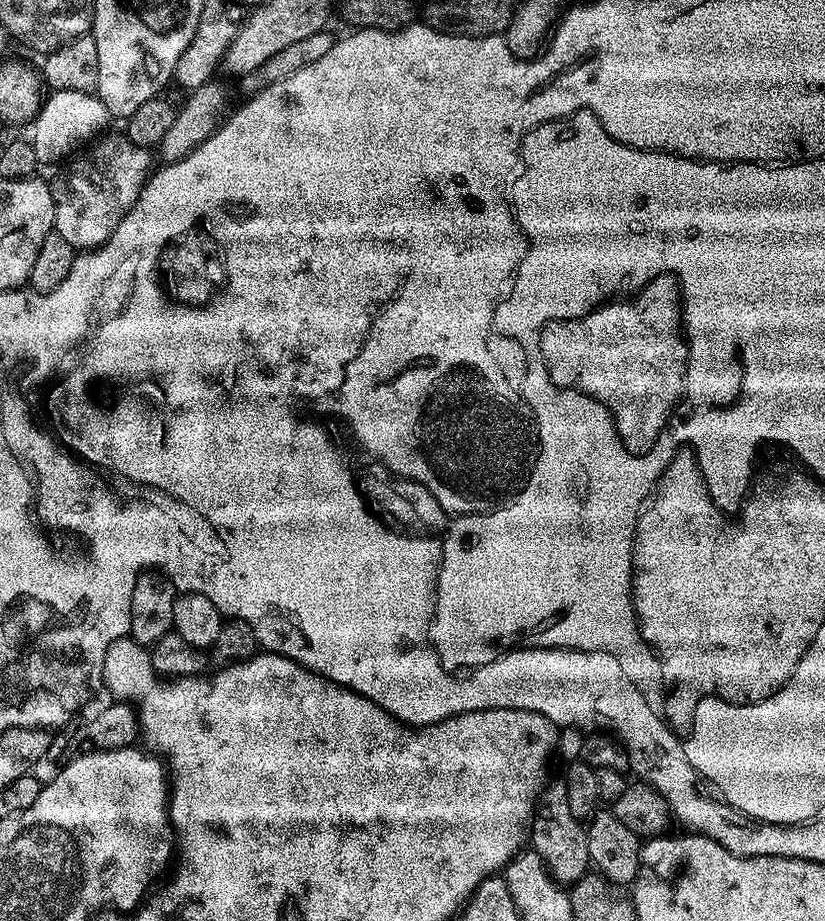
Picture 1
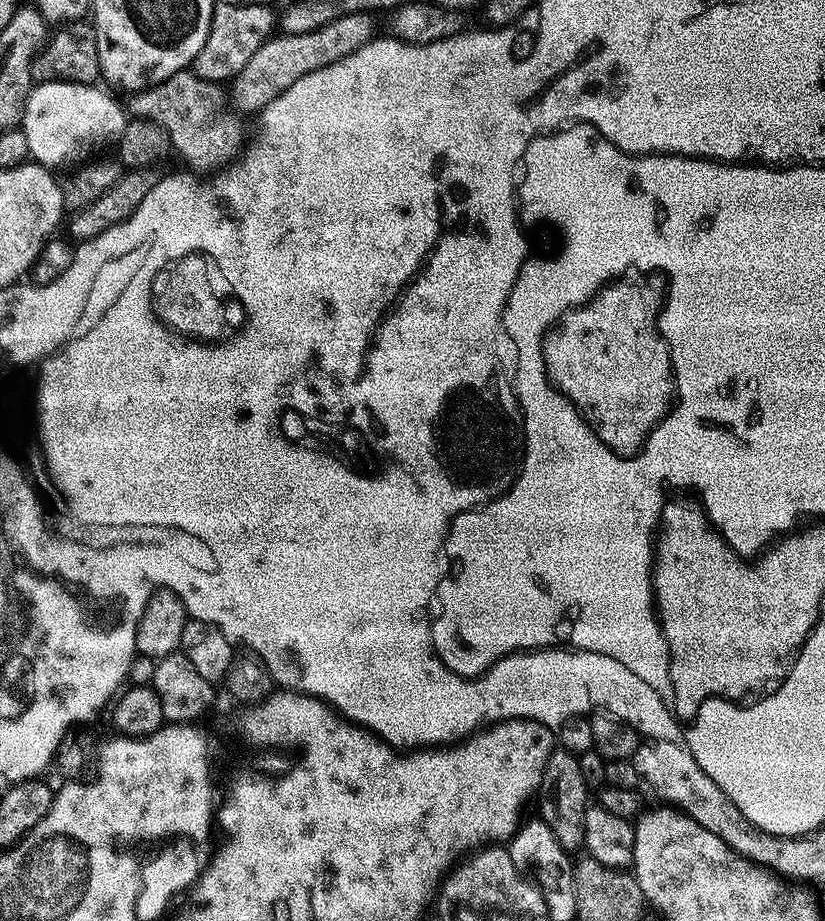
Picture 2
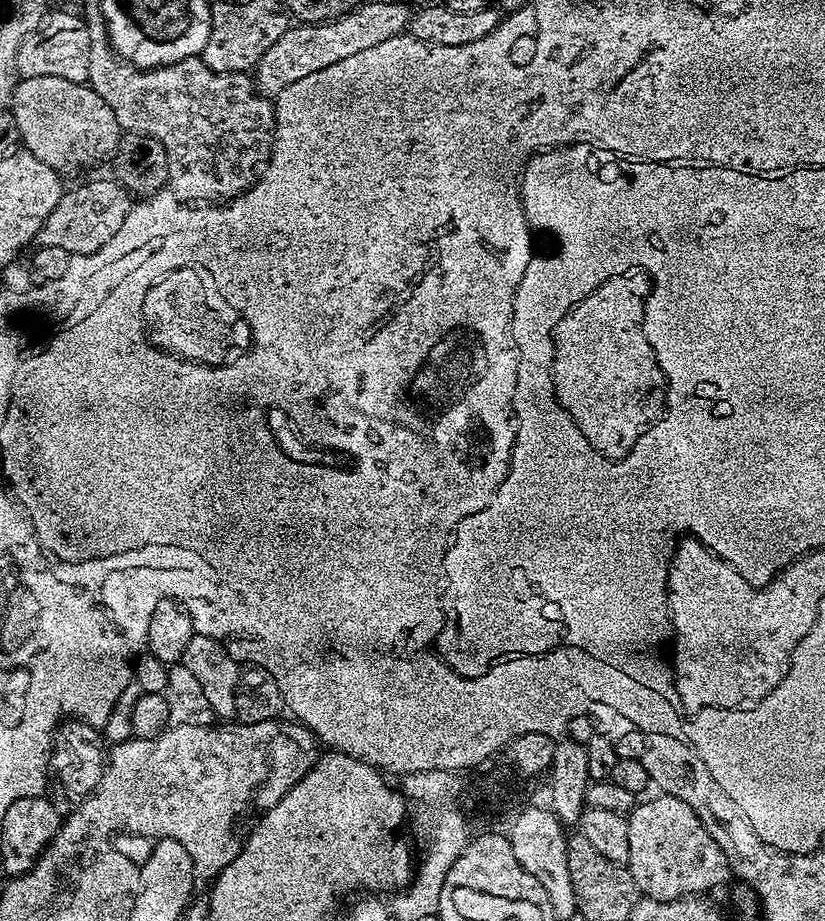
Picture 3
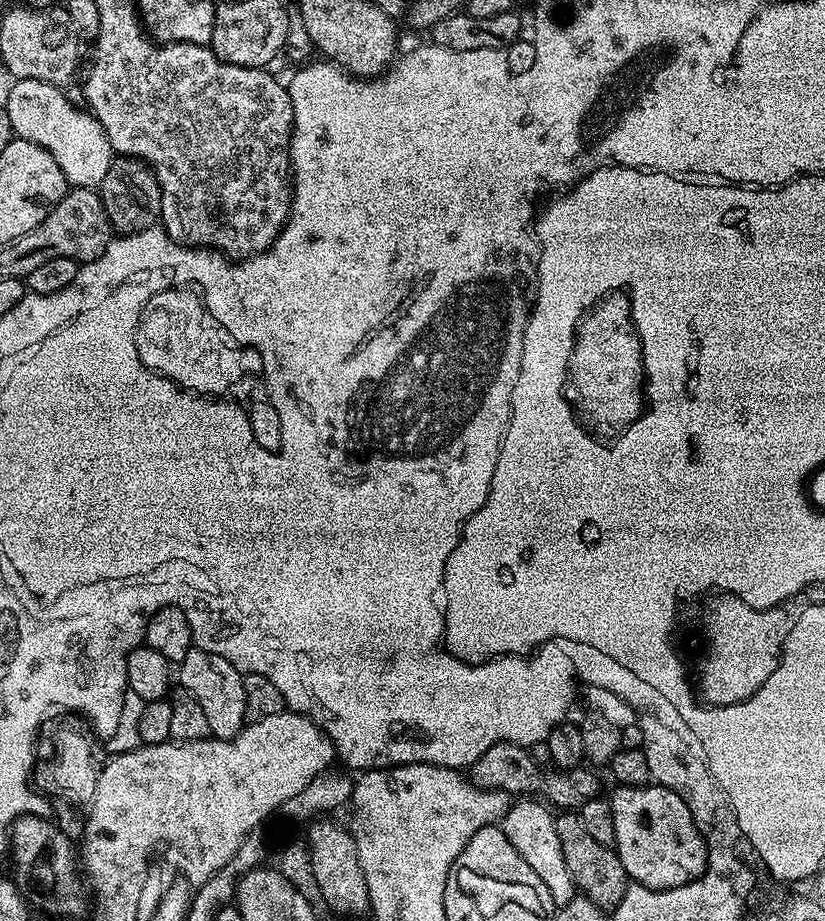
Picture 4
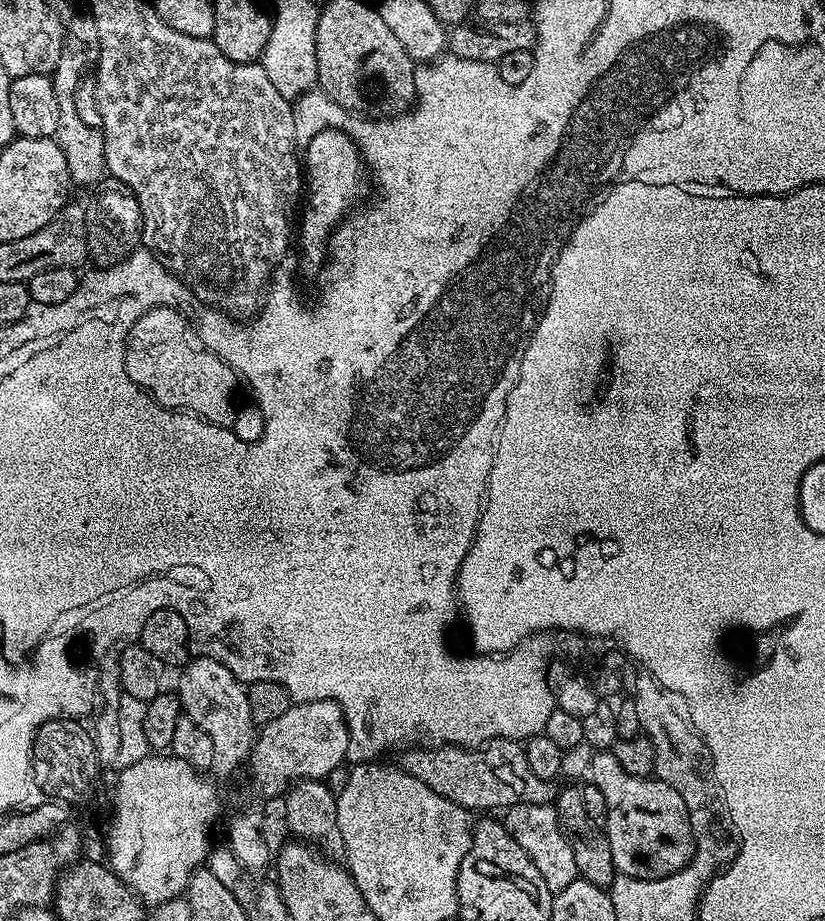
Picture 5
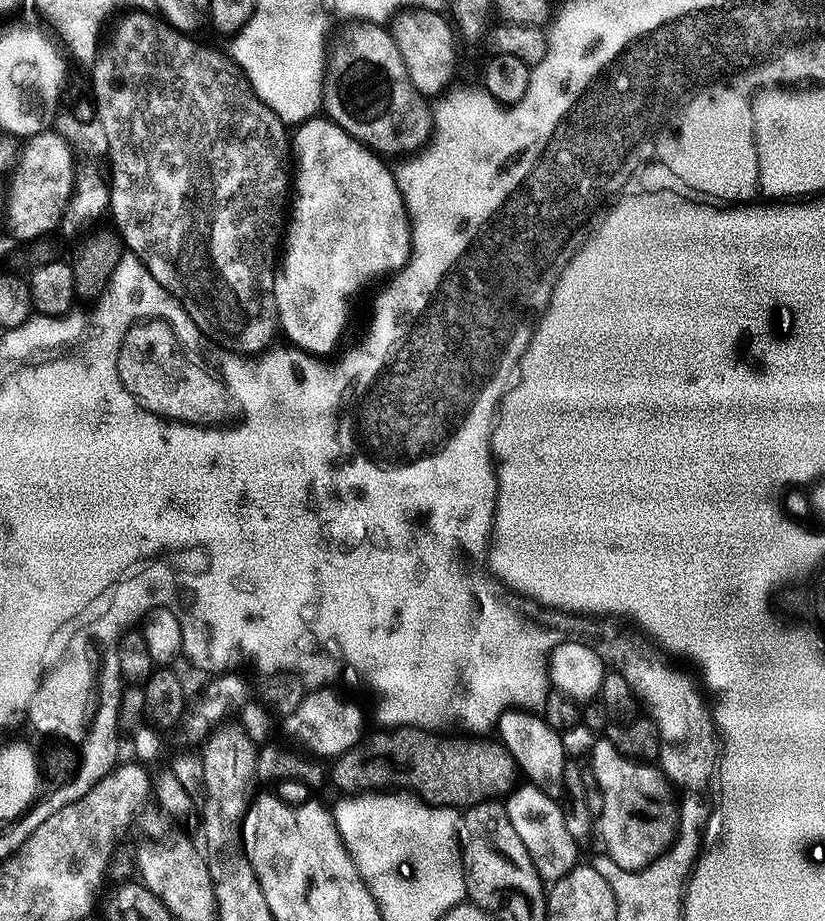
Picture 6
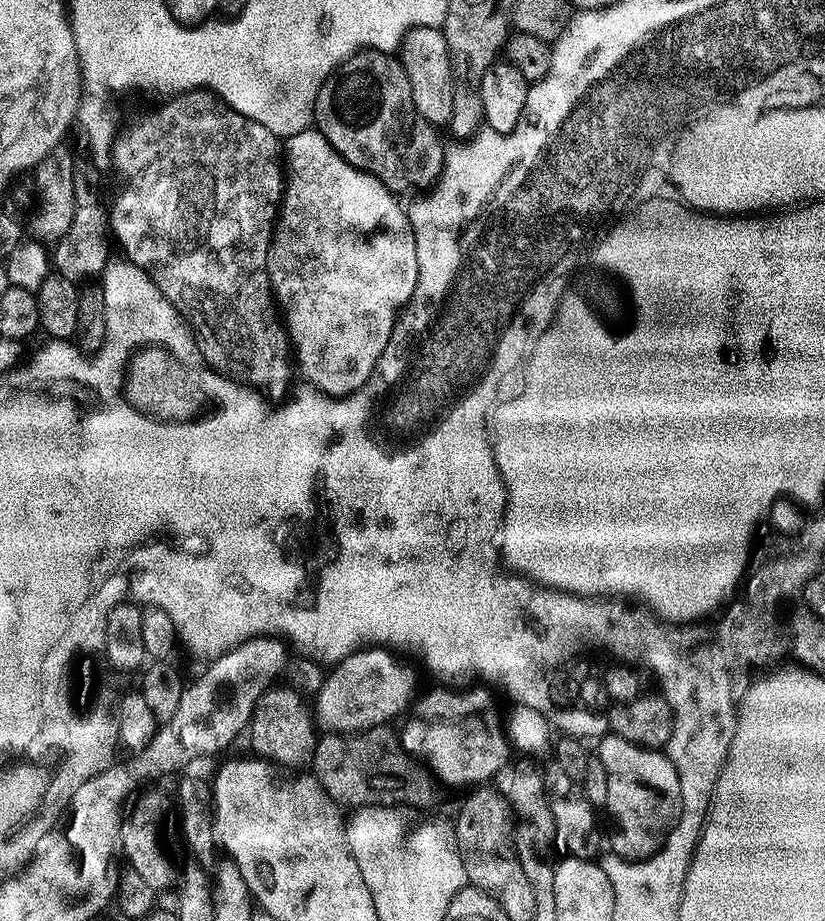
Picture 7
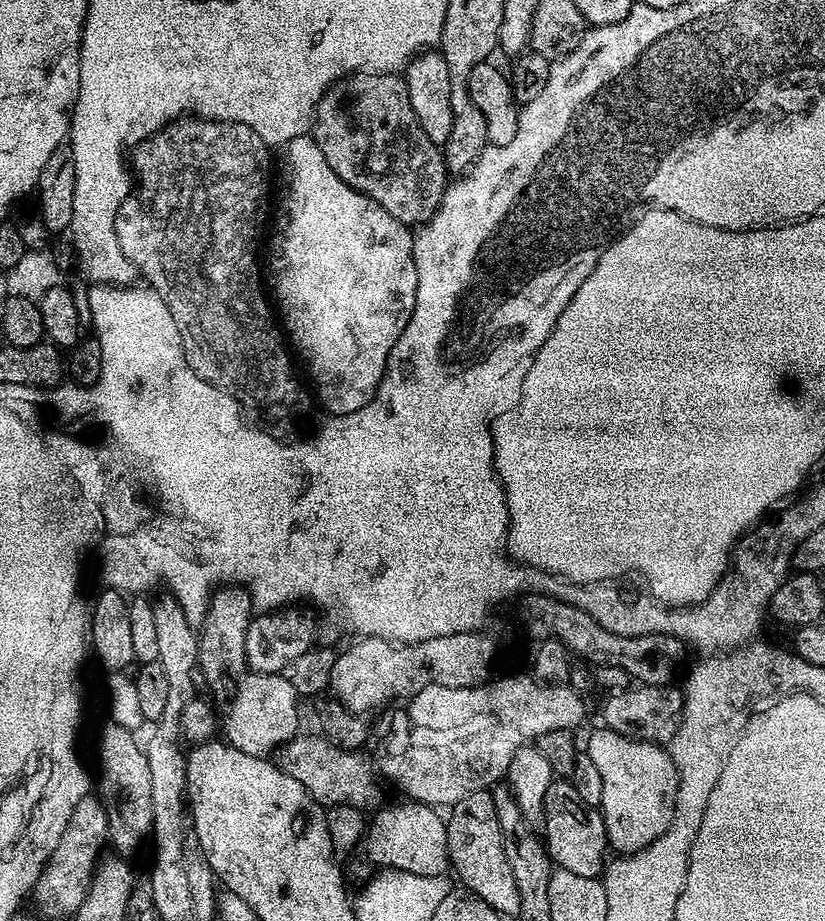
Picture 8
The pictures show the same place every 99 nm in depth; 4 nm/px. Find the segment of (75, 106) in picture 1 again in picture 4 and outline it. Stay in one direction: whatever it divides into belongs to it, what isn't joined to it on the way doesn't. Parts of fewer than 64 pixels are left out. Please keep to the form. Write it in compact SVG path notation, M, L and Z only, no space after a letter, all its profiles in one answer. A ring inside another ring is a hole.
M16 80L8 92L6 107L12 117L18 118L18 136L22 140L35 140L41 144L58 162L65 174L71 173L75 164L88 164L92 160L92 151L100 144L101 173L110 170L114 153L110 142L102 139L100 124L91 111L83 107L75 108L61 89L54 84L37 80Z

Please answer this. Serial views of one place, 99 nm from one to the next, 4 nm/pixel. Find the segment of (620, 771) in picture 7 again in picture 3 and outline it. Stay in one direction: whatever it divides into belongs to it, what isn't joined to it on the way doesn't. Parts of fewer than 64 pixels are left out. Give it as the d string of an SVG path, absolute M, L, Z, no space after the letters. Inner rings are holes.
M656 794L653 800L641 799L631 812L627 813L628 825L630 826L630 858L627 867L634 878L637 889L649 900L683 900L696 898L701 894L708 894L711 888L720 888L730 877L728 859L726 854L710 838L706 826L682 802L676 797Z

